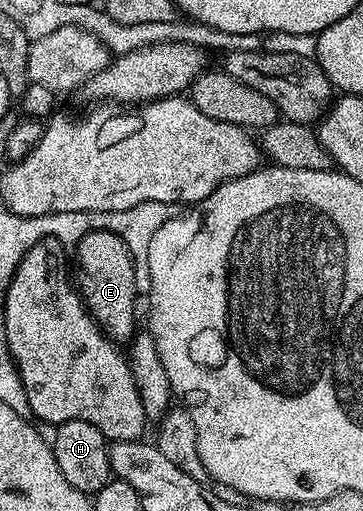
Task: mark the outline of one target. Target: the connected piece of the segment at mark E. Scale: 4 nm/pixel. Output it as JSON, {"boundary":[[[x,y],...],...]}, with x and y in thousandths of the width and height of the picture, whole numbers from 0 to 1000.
{"boundary":[[[262,446],[207,479],[207,493],[212,517],[234,538],[234,564],[220,566],[234,603],[314,673],[353,675],[372,656],[366,616],[377,611],[383,573],[366,507],[339,466],[292,446]]]}

